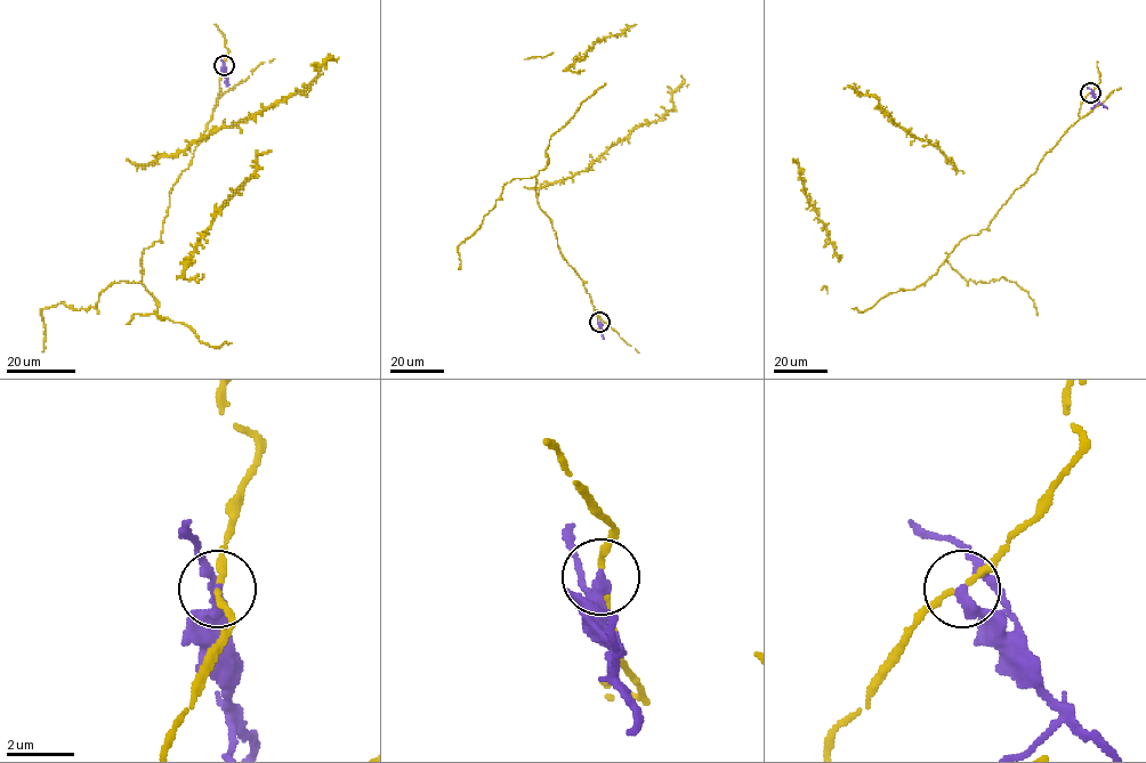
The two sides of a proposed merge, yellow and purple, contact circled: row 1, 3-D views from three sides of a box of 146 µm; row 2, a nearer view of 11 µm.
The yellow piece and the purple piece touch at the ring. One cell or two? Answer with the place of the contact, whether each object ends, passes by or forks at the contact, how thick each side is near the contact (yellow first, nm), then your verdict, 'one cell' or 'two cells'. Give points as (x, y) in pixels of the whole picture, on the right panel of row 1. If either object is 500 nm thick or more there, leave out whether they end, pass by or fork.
place (1090, 92); yellow passes by; purple ends; calibres 160 and 360 nm; two cells

